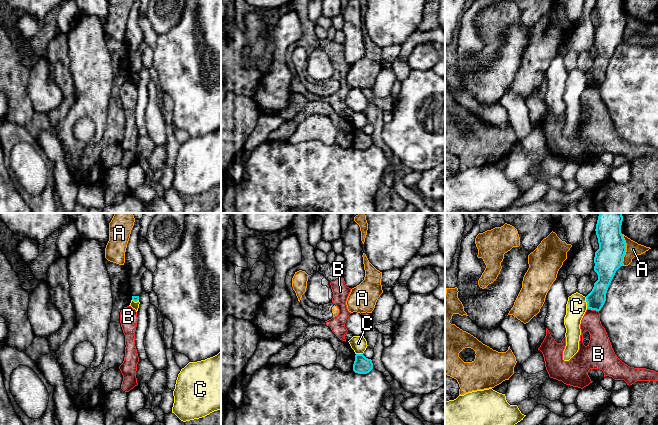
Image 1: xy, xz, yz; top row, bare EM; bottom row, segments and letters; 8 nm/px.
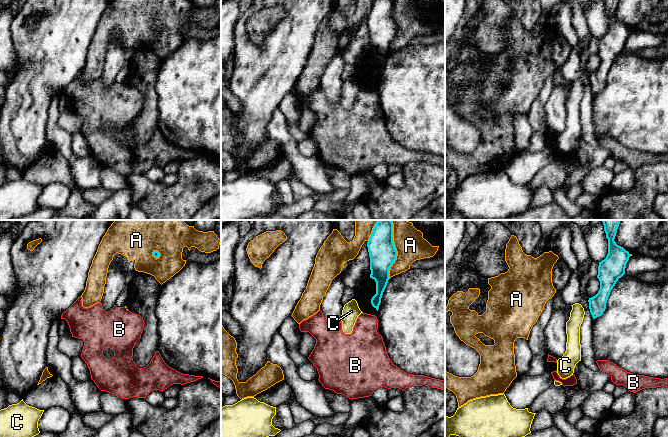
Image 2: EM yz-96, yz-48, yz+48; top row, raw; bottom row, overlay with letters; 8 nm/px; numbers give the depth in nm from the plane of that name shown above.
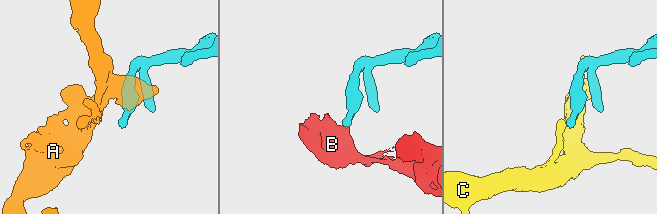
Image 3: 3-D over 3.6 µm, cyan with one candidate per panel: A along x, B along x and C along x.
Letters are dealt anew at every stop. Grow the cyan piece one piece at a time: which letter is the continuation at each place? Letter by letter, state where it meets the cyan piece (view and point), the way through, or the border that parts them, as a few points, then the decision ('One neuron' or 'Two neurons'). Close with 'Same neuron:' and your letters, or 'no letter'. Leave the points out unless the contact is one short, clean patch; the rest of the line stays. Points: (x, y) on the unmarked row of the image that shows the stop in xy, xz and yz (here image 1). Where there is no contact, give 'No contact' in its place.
A: Touches cyan at yz (625, 26). Two neurons
B: Touches cyan at yz (593, 85). Boundary: yz (587, 84), (598, 87). Two neurons
C: Touches cyan at yz (587, 79). Boundary: yz (585, 73), (587, 84). Two neurons
Same neuron: no letter

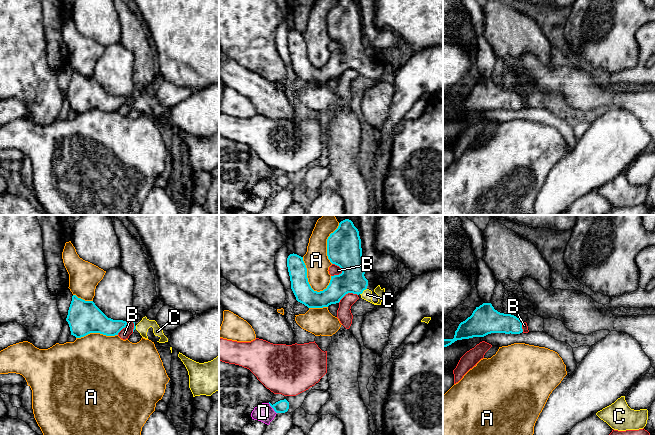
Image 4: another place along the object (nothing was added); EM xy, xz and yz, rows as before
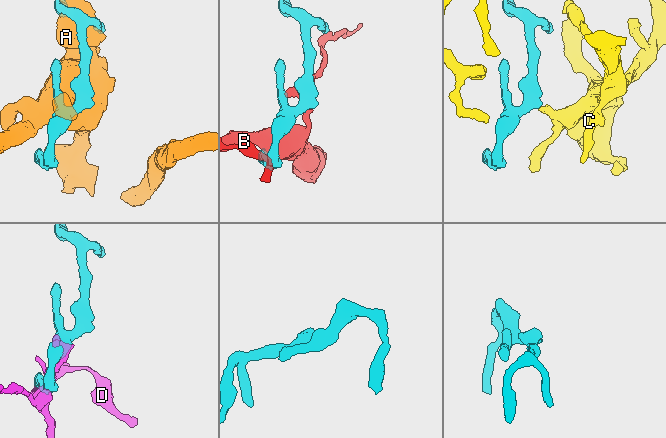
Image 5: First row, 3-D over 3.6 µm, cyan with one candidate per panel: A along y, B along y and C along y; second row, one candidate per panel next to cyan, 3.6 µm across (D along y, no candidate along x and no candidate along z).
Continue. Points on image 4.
A: Touches cyan at xz (307, 54). Two neurons
B: Touches cyan at xz (339, 42). Two neurons
C: Touches cyan at xz (363, 66). Path across: xz (352, 56), (363, 66), (367, 70). One neuron
D: Touches cyan at xz (272, 183). Two neurons
Same neuron: C

